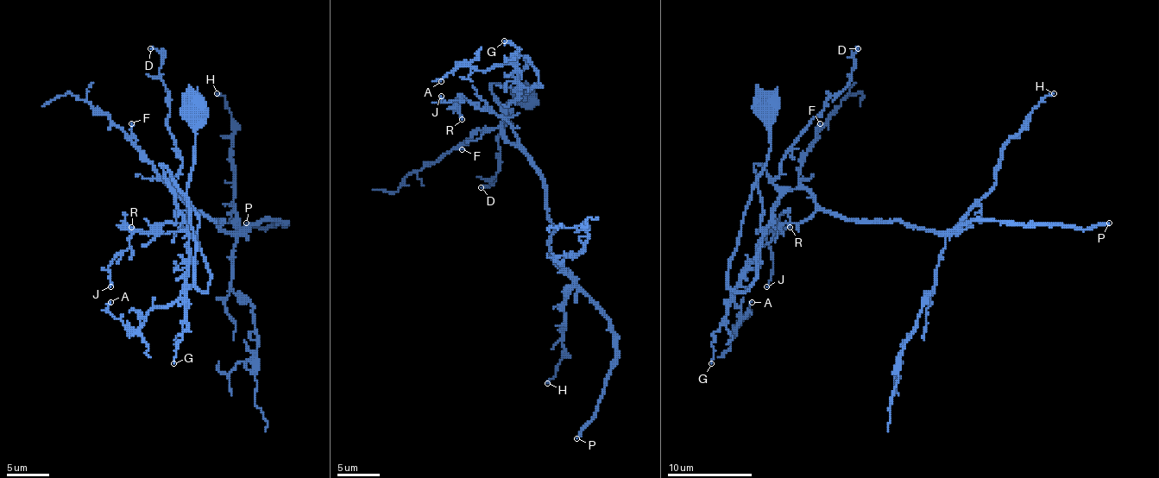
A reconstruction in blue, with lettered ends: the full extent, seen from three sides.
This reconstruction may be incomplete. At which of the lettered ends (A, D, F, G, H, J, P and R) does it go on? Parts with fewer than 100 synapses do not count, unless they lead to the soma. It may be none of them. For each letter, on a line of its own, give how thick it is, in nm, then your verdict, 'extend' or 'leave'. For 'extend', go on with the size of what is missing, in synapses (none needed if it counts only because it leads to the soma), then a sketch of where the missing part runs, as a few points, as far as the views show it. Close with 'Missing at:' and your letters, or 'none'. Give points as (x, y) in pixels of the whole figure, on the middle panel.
A: 150 nm thick; leave
D: 140 nm thick; leave
F: 140 nm thick; leave
G: 120 nm thick; leave
H: 150 nm thick; leave
J: 120 nm thick; leave
P: 200 nm thick; extend; about 200 synapses
R: 190 nm thick; leave
Missing at: P

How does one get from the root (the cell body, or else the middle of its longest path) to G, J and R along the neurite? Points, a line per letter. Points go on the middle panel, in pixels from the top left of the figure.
G: (528, 96), (525, 58), (540, 85), (492, 91), (504, 109), (519, 94), (517, 47), (504, 40)
J: (528, 96), (517, 85), (525, 58), (540, 85), (492, 85), (515, 145), (504, 119), (441, 96)
R: (528, 96), (525, 58), (540, 85), (492, 85), (517, 145), (504, 119), (466, 100), (462, 119)

